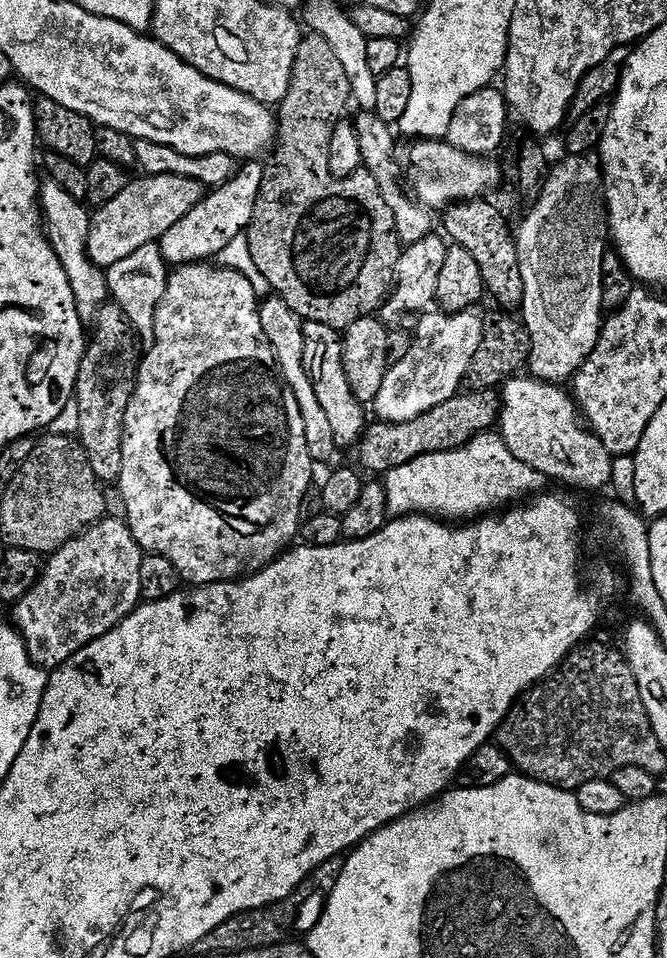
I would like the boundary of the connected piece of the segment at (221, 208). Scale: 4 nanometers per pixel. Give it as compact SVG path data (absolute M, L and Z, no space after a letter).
M238 184L235 190L223 190L224 198L213 198L209 193L201 201L189 210L186 216L182 217L172 229L166 232L159 241L158 248L162 252L163 258L170 263L170 266L188 265L192 263L201 263L210 260L210 257L228 250L234 238L241 235L254 216L255 194L257 187L250 184Z

